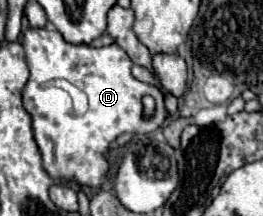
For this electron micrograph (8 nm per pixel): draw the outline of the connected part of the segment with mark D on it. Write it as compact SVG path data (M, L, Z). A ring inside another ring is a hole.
M28 29L22 35L22 45L30 69L30 79L22 91L24 109L32 117L32 133L42 155L42 167L52 181L76 183L78 187L92 189L100 187L110 169L106 151L114 139L124 133L152 133L166 121L168 111L162 91L156 85L152 87L132 77L132 61L116 43L96 49L72 45L64 41L58 31ZM58 79L66 79L86 93L88 109L84 113L74 109L68 93L52 87ZM142 95L152 95L156 99L156 113L150 119L142 119Z

